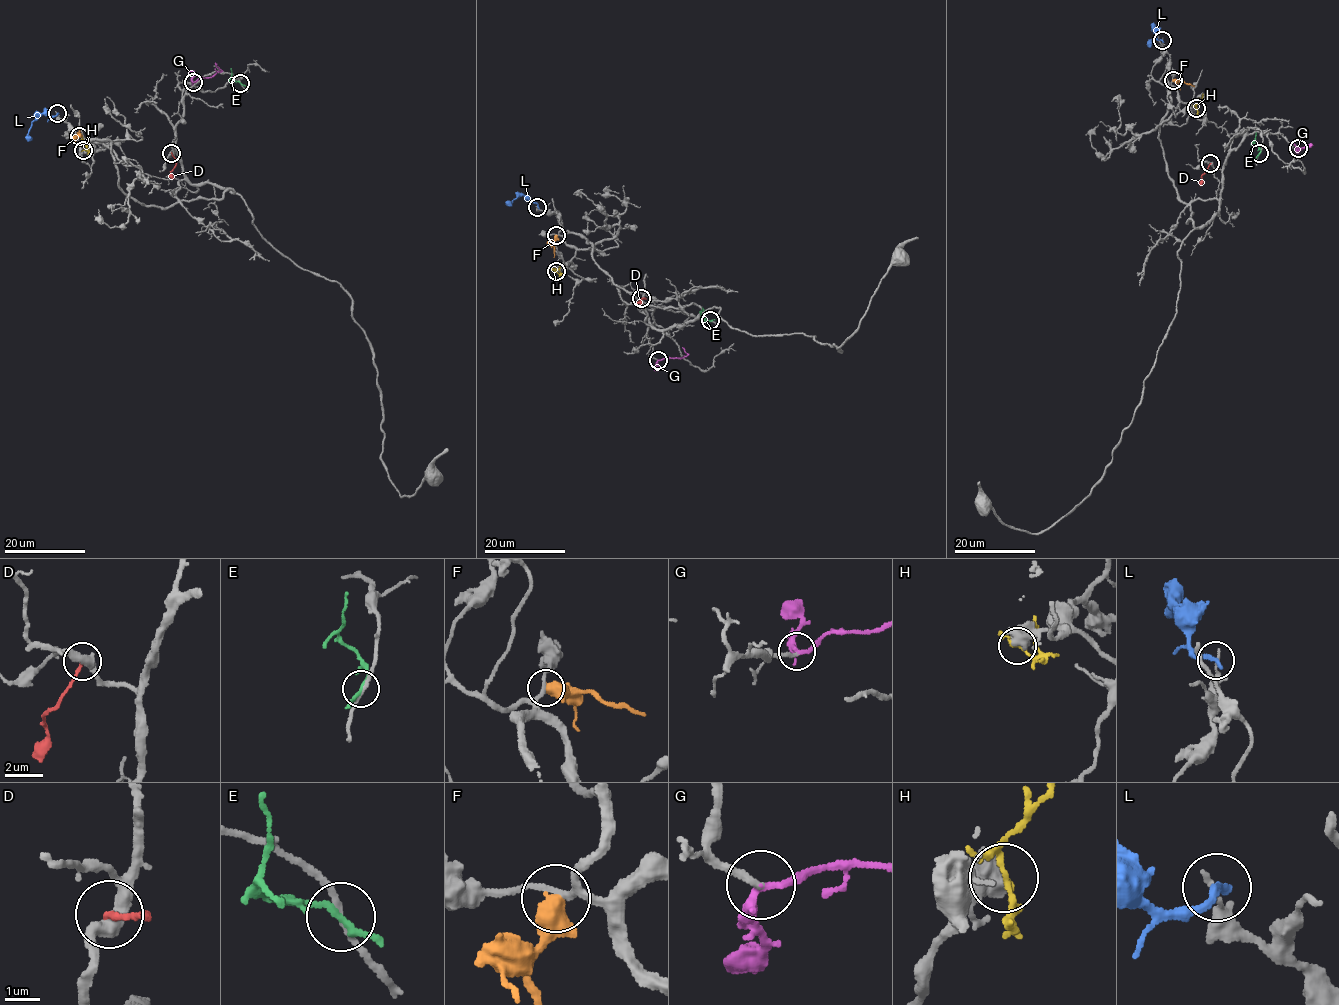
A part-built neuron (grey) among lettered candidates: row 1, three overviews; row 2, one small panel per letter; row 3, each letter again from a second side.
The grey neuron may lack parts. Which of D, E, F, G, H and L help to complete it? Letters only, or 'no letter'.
G

